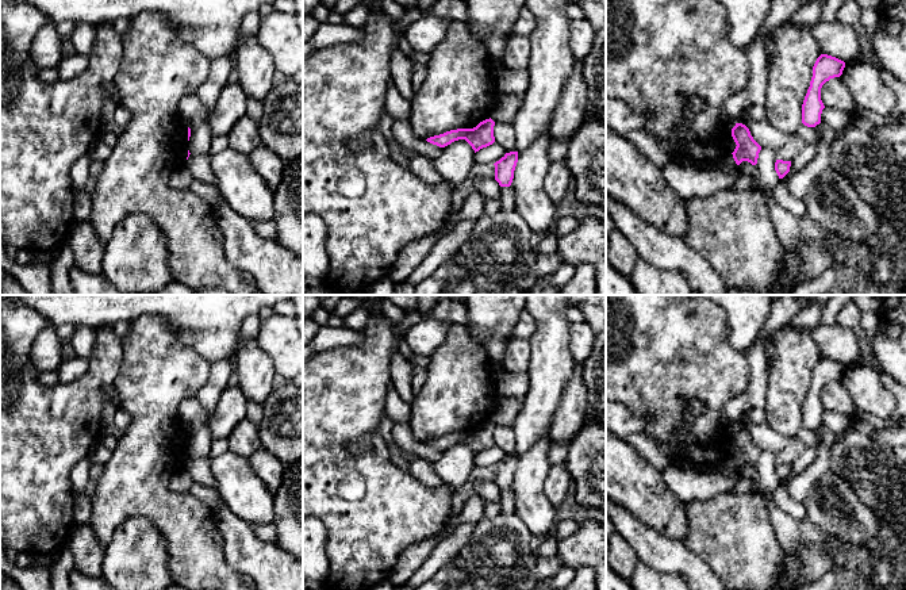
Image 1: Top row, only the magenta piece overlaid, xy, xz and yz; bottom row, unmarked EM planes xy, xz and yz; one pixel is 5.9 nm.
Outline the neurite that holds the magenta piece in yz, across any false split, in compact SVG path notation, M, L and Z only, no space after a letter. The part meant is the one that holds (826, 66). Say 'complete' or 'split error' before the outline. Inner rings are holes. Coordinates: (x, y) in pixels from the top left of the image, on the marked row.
complete; M821 54L817 58L810 87L802 104L802 123L805 126L815 127L821 123L821 114L825 108L821 100L821 88L830 78L840 77L844 68L845 62L836 57Z

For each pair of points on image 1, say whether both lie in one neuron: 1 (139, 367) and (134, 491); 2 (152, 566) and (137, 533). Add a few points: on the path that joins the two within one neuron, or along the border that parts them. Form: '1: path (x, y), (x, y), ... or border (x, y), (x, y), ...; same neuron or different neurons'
1: path (141, 398), (141, 460); same neuron
2: path (144, 558), (137, 551), (137, 541); same neuron

